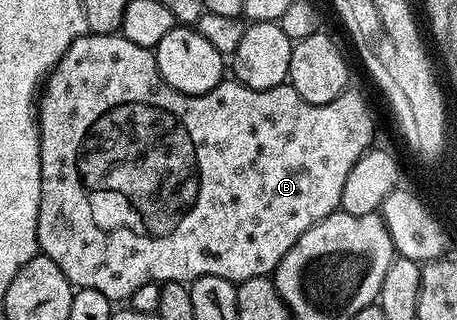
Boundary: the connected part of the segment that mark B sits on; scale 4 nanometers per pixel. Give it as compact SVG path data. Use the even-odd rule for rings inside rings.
M85 32L66 48L62 60L43 79L38 94L38 121L40 124L40 167L42 192L38 204L38 250L50 256L68 281L76 288L94 288L114 304L131 299L138 288L147 282L192 283L202 276L222 276L234 283L271 275L276 266L298 244L310 227L340 209L342 187L350 168L373 145L372 114L360 94L339 94L330 104L310 104L298 96L291 84L255 90L235 80L219 82L205 94L178 92L160 74L155 53L149 47L133 44L123 34L94 34Z

